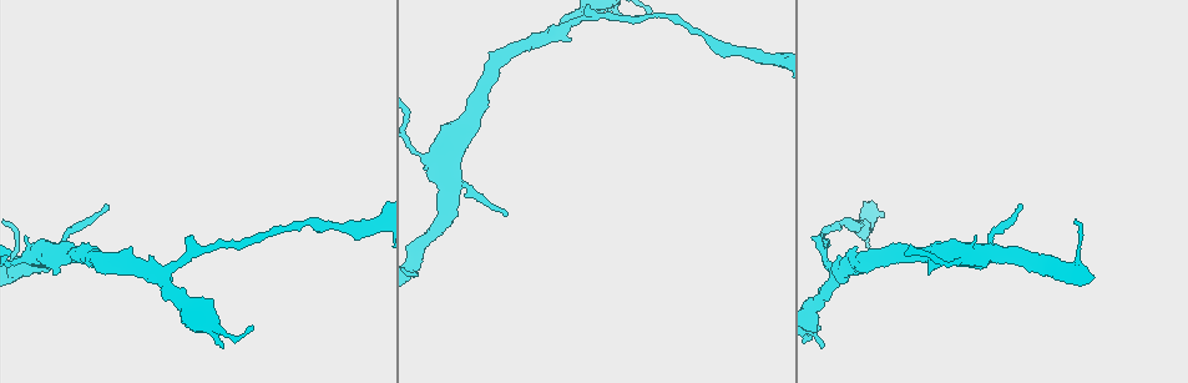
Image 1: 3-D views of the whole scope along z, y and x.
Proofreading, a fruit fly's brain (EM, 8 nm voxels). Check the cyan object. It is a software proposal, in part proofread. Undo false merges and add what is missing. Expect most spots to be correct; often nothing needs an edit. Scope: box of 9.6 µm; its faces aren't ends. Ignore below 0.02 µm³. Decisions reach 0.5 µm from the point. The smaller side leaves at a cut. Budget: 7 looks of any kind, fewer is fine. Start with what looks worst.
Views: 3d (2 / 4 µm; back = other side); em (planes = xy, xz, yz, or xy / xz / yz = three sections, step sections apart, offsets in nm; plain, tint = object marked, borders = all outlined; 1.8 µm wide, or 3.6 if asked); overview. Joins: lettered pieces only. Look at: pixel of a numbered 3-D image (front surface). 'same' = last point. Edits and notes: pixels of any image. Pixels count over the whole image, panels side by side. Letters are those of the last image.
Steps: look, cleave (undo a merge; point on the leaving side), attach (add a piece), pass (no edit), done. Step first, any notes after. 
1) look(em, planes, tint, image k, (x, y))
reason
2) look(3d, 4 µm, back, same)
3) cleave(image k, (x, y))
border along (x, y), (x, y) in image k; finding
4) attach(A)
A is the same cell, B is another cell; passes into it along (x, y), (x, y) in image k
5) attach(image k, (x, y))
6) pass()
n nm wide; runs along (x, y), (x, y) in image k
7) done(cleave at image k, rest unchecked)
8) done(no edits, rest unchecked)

look(3d, 4 µm, image 1, (1020, 206))
thin end

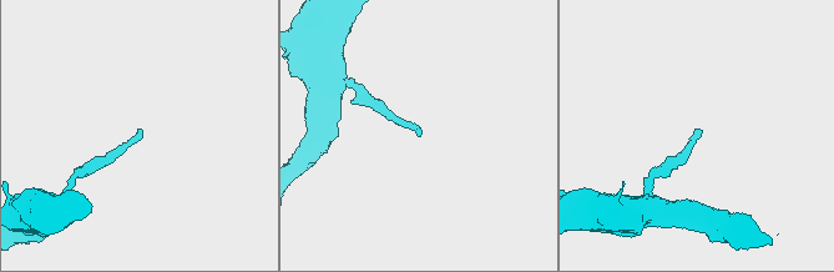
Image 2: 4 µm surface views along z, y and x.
look(em, xz, step 16, tint, image 2, (141, 130))

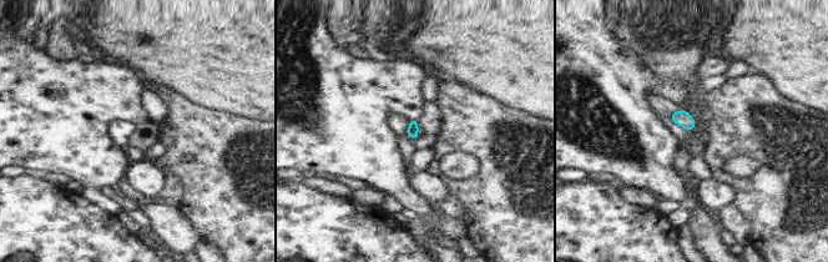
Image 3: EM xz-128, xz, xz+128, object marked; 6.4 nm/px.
look(em, xy, step 8, borders, same)

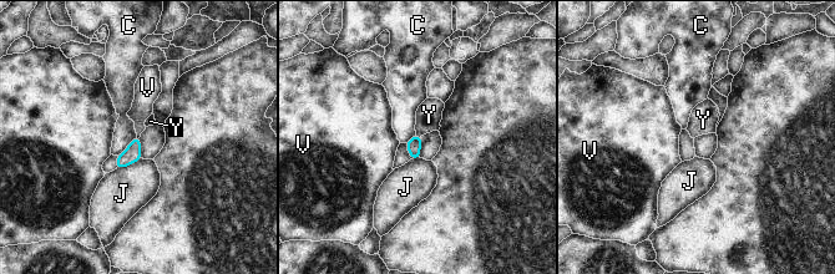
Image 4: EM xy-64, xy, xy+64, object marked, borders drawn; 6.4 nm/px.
attach(image 4, (429, 115))
100 nm wide; C touches over 190 nm; Y is the same cell, C, J and V are other cells; the neuron continues

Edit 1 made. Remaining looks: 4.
look(em, planes, borders, image 1, (837, 274))
sudden change in width

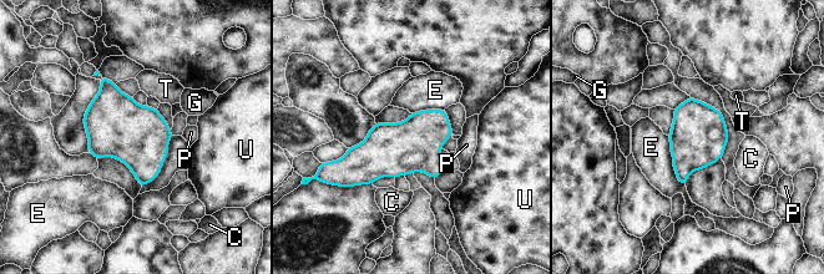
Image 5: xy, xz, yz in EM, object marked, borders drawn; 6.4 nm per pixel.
pass()
C, E, G, P, T and U are other cells; border along (667, 136), (676, 178), (685, 186) in image 5; all the same neuron

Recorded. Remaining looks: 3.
look(3d, 4 µm, image 1, (989, 250))
sudden change in width

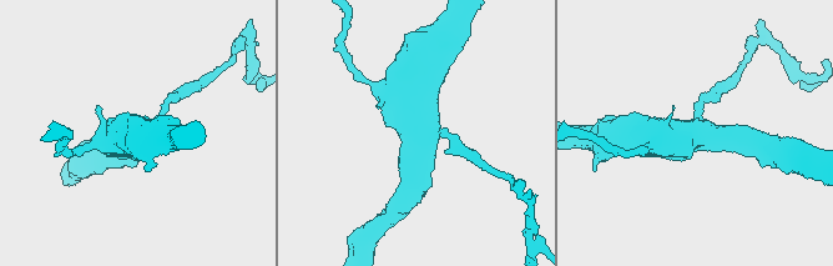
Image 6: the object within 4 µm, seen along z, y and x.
look(em, 3.6 µm, planes, borders, image 6, (695, 135))

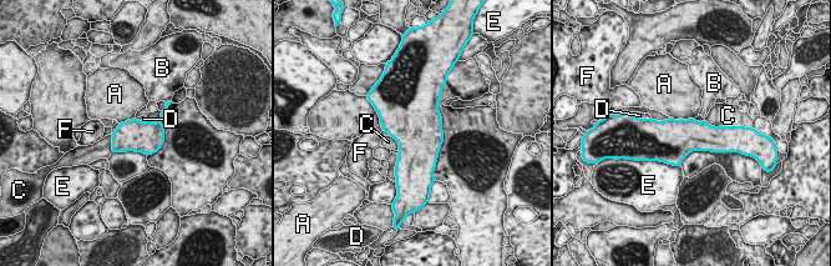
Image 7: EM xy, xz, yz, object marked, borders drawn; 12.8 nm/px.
pass()
A, B, C, D, E and F are other cells; border along (704, 120), (715, 126), (733, 126) in image 7; one neuron here

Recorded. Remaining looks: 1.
done(attach at image 4, rest unchecked)

